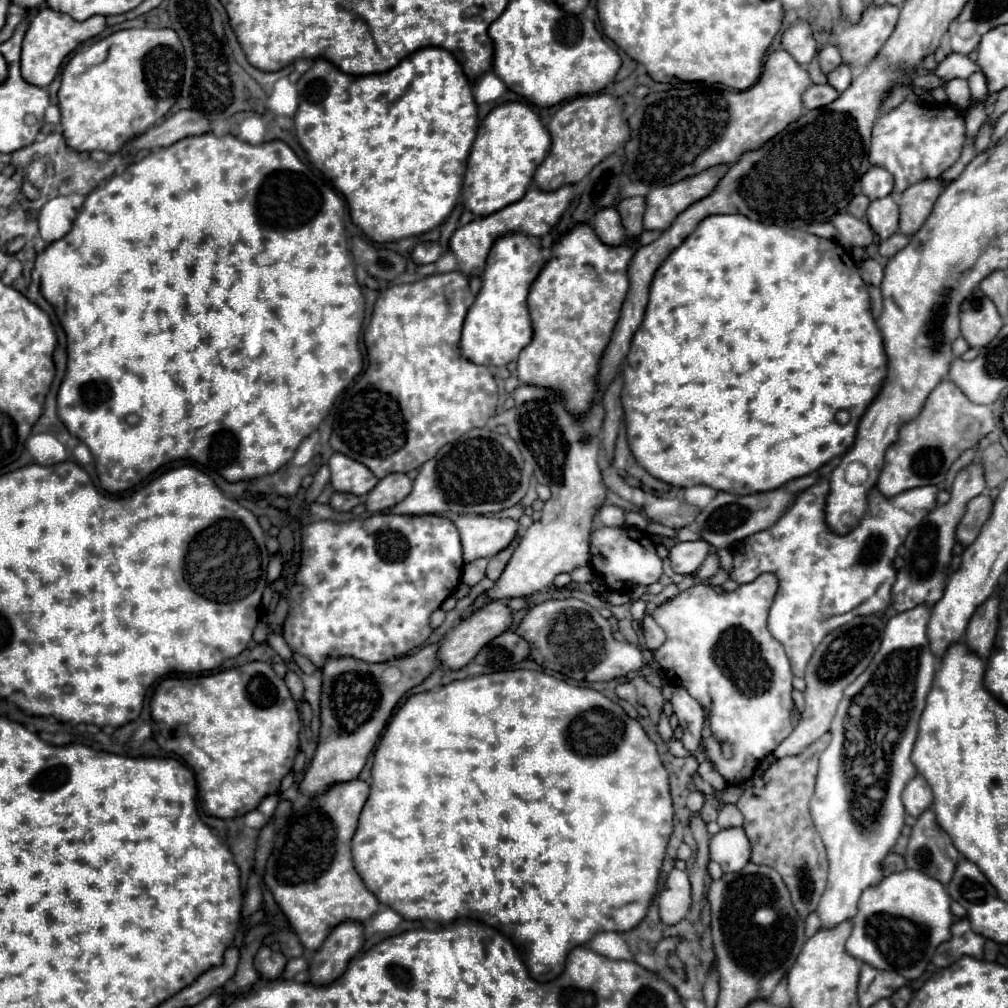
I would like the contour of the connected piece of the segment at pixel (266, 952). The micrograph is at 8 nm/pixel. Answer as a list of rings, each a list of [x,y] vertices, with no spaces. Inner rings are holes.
[[[262,946],[254,956],[254,968],[264,978],[278,978],[280,972],[284,970],[284,964],[286,958],[280,952],[272,952],[268,946]]]

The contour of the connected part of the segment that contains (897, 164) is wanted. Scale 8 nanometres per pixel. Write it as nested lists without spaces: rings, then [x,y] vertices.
[[[904,100],[900,106],[882,114],[872,130],[870,164],[884,166],[894,176],[894,192],[902,194],[908,186],[938,178],[962,154],[966,142],[966,128],[962,114],[954,114],[948,104],[924,104],[918,100]]]

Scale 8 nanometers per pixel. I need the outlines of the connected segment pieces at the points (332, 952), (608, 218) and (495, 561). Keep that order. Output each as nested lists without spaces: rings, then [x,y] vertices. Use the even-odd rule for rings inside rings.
[[[342,922],[334,926],[330,936],[324,940],[322,948],[314,954],[310,964],[310,982],[312,984],[330,984],[334,982],[348,966],[350,958],[360,952],[364,942],[364,924],[362,922]]]
[[[616,208],[600,210],[600,214],[596,214],[594,232],[606,246],[620,246],[626,240],[626,230]]]
[[[520,532],[516,534],[516,538],[512,540],[512,544],[510,544],[508,548],[500,550],[500,554],[496,554],[496,556],[492,556],[492,558],[490,558],[490,562],[488,562],[488,570],[486,570],[486,576],[488,576],[490,580],[498,580],[498,576],[502,574],[502,570],[504,570],[506,562],[510,560],[512,552],[516,550],[516,546],[518,546],[518,540],[520,540]]]

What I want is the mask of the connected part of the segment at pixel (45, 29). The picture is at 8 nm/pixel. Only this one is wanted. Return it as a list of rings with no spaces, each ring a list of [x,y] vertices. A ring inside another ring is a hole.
[[[42,8],[30,20],[30,26],[22,40],[22,62],[20,62],[22,78],[34,86],[48,86],[54,80],[54,76],[58,74],[58,68],[64,62],[64,58],[72,50],[76,50],[76,46],[82,44],[84,40],[98,36],[104,30],[104,26],[106,26],[104,16],[92,16],[84,22],[76,22],[68,14],[60,14],[52,8]]]

